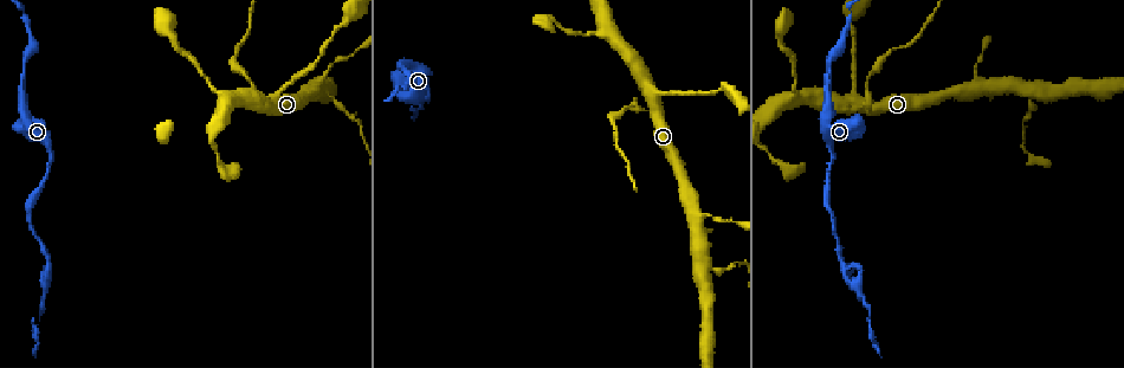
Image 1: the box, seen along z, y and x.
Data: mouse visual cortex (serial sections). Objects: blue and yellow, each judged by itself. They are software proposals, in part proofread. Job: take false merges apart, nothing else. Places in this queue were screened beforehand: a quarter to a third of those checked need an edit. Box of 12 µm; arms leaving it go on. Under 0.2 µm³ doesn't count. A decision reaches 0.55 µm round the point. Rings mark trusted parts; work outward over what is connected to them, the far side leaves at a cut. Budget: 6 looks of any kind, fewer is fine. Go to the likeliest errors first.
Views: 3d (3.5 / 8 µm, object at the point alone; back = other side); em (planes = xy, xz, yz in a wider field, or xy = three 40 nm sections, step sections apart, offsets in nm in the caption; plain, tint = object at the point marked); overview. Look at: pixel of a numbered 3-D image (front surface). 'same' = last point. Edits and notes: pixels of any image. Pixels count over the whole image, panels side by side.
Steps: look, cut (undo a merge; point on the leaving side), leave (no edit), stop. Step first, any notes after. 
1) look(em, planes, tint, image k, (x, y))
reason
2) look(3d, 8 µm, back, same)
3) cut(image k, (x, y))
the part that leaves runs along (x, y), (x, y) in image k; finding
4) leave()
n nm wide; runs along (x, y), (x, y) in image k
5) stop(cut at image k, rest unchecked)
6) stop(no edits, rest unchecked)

look(3d, 3.5 µm, image 1, (653, 97))
four-way junction

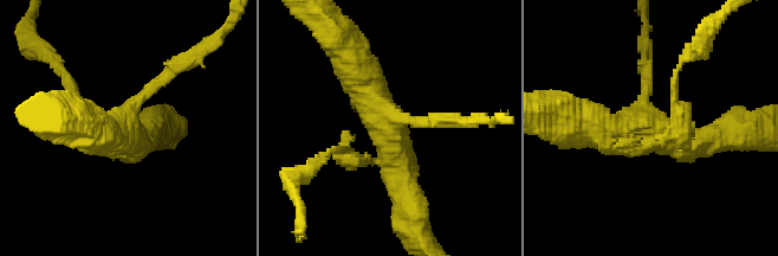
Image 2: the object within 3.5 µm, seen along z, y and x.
look(em, xy, step 1, tint, image 2, (388, 127))
4 arms; arms of 150, 200, 400, 500 nm

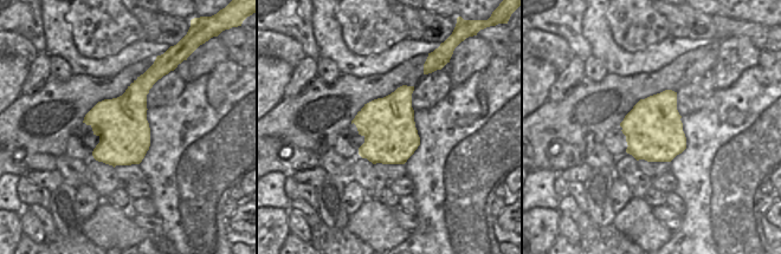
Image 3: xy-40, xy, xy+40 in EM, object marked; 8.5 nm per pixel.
look(em, xy, step 5, tint, same)
another direction

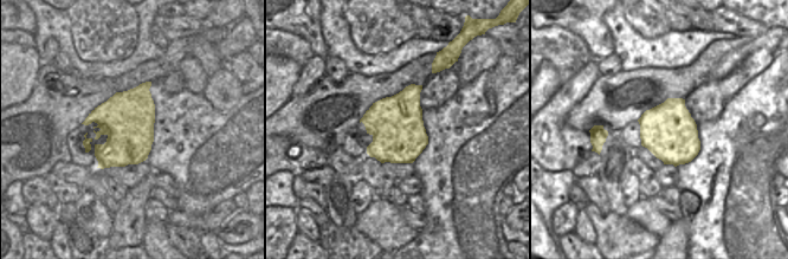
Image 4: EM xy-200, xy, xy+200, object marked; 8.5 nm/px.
cut(image 2, (348, 138))
the part that leaves runs along (375, 162), (342, 151), (321, 159) in image 2; two cells meet here

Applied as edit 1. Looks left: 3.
look(3d, 3.5 µm, image 1, (829, 74))
a narrow waist

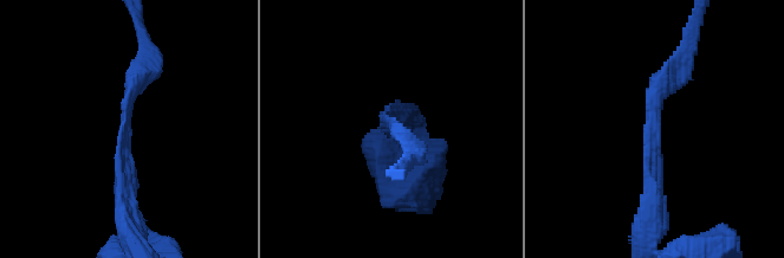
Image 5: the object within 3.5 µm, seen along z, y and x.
look(em, xy, step 2, tint, image 5, (126, 130))
arms of 200, 250 nm

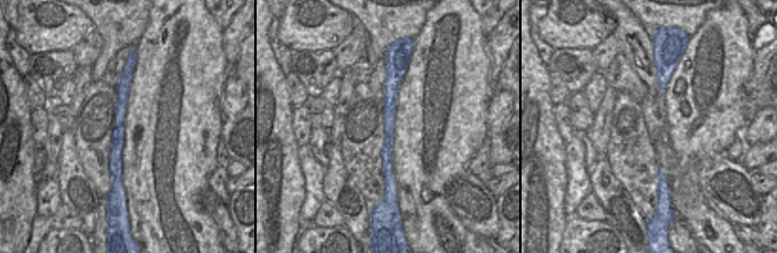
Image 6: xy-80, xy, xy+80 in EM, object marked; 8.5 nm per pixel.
leave()
one cell here

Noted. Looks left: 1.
stop(cut at image 2, rest unchecked)

